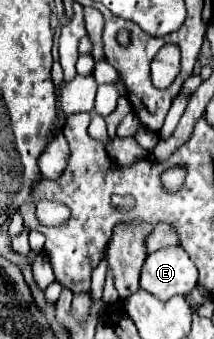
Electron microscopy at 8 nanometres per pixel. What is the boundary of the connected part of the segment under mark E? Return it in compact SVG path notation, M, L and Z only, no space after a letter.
M182 245L162 247L148 255L140 277L140 287L160 301L186 295L198 281L198 269Z

